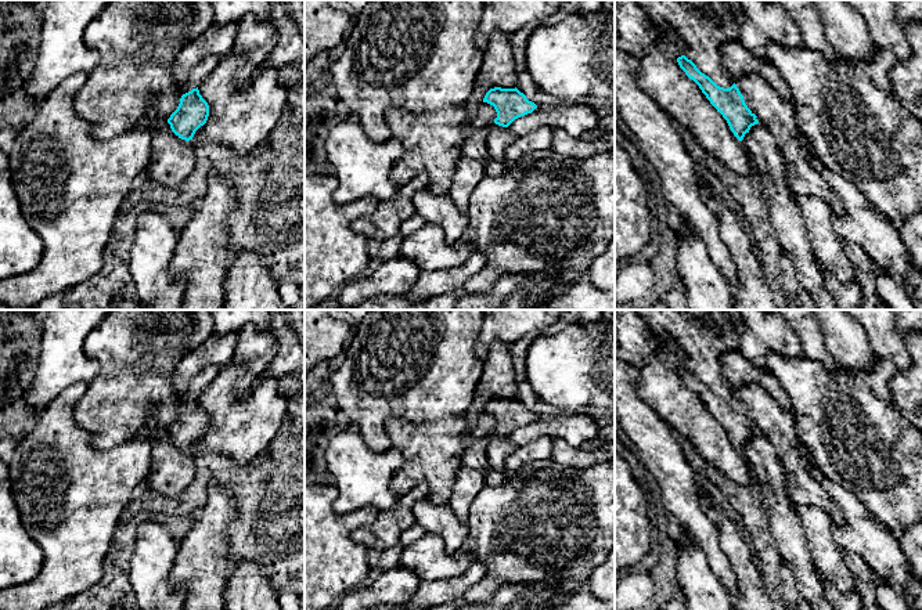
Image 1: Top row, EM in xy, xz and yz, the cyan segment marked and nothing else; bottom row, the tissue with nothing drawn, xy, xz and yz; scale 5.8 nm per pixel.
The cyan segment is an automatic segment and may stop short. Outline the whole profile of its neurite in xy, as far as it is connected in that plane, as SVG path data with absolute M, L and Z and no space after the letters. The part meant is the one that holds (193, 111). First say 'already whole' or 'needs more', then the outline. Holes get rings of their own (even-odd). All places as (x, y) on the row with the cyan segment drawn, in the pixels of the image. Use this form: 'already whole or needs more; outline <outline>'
needs more; outline M205 55L192 69L187 82L180 89L181 98L177 109L168 123L172 131L181 140L192 140L195 131L204 126L209 116L209 105L199 94L199 84L205 82L220 62L217 55Z

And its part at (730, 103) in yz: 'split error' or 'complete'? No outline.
split error

